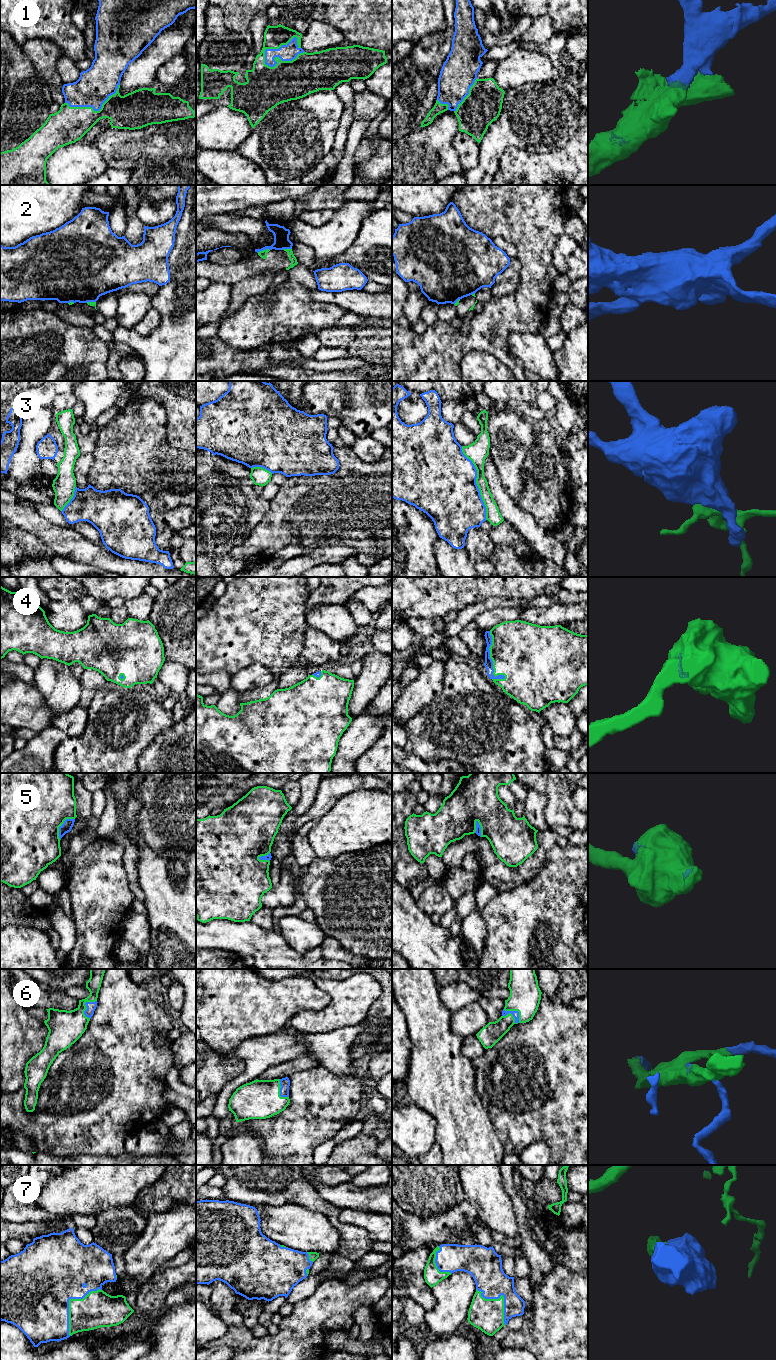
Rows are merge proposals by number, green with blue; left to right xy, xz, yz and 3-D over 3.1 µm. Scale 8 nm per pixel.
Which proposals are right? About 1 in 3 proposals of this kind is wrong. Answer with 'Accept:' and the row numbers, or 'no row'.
Accept: 1, 4, 5, 6, 7

